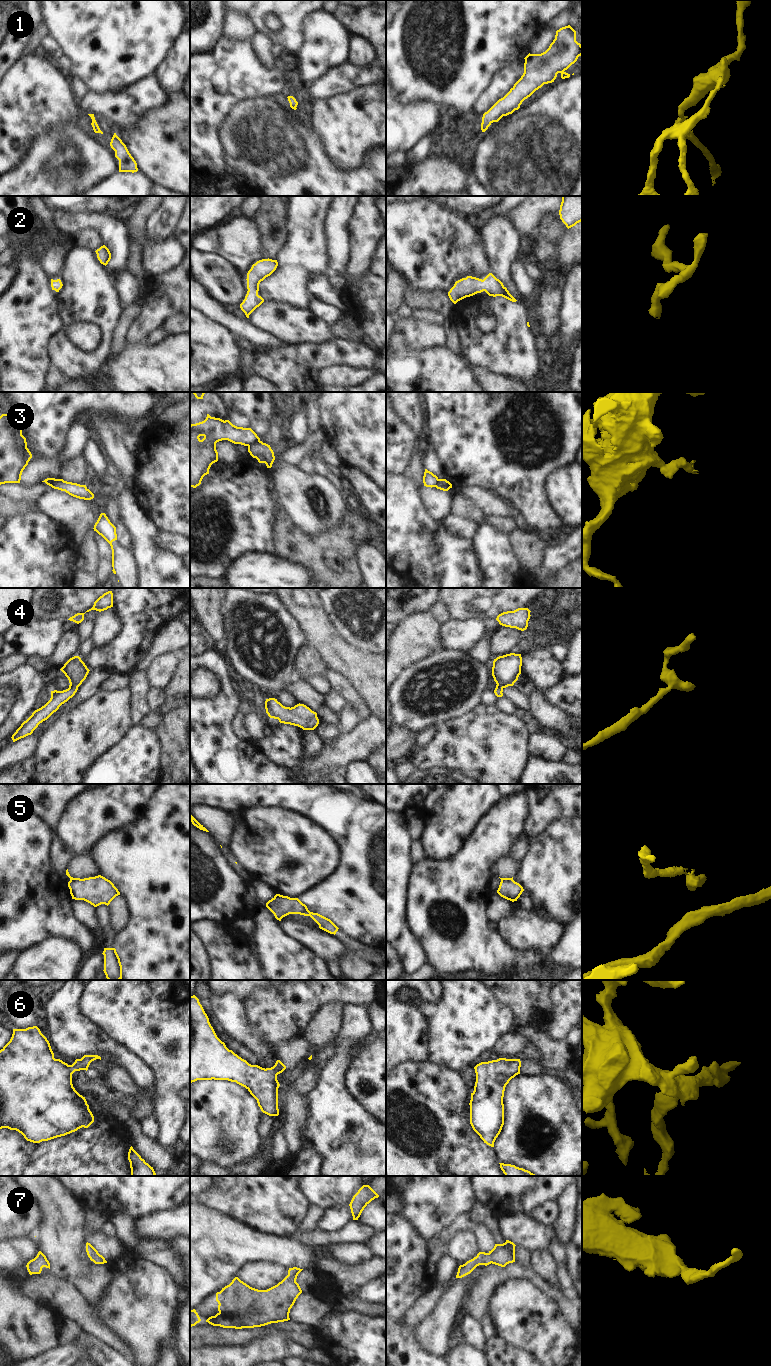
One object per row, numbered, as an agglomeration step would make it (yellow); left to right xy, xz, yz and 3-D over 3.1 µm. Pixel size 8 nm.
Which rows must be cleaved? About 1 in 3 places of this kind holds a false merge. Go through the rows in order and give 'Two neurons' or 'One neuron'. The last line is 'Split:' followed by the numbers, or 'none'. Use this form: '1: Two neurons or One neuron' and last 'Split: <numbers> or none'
1: One neuron
2: One neuron
3: Two neurons
4: One neuron
5: Two neurons
6: One neuron
7: One neuron
Split: 3, 5.

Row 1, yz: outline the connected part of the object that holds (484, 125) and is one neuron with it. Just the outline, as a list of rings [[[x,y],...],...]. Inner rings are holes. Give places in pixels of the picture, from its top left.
[[[565,26],[556,31],[555,39],[541,54],[528,54],[524,59],[524,73],[510,91],[483,114],[481,130],[485,132],[493,122],[512,114],[522,102],[544,84],[552,83],[561,74],[569,78],[565,71],[582,55],[582,45],[576,41],[576,31]]]

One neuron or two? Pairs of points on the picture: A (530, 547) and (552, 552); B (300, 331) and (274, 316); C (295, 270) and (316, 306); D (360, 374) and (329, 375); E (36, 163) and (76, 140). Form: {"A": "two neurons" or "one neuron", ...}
{"A": "two neurons", "B": "one neuron", "C": "two neurons", "D": "one neuron", "E": "one neuron"}

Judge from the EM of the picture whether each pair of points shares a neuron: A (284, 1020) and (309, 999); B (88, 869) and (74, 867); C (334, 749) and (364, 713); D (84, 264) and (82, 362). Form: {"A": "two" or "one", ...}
{"A": "one", "B": "one", "C": "two", "D": "one"}

